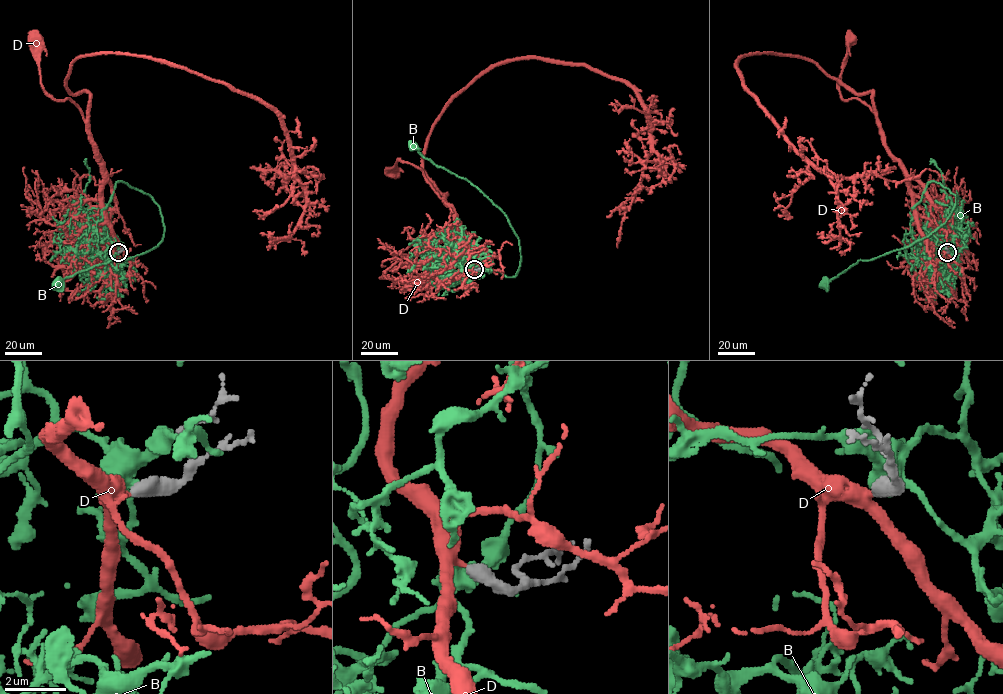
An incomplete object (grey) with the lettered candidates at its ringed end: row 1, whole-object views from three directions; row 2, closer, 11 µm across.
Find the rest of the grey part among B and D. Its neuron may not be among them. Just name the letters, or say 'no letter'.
D

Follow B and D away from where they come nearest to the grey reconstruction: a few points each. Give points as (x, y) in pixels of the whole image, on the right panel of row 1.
B: (948, 251), (953, 250), (936, 247), (912, 209), (932, 181), (955, 196), (945, 223), (824, 283)
D: (947, 252), (930, 244), (920, 229), (910, 184), (885, 145), (873, 111), (840, 93), (851, 38)

